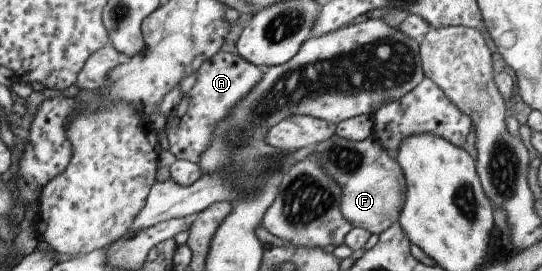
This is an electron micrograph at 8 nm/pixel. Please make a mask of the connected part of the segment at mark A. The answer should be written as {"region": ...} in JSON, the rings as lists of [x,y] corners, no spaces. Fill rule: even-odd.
{"region":[[[218,51],[210,60],[205,60],[195,72],[195,84],[181,96],[179,103],[169,112],[165,122],[165,134],[169,141],[168,151],[175,159],[197,164],[199,154],[211,140],[213,126],[227,116],[227,112],[241,100],[263,76],[259,68],[245,62],[237,54]]]}

